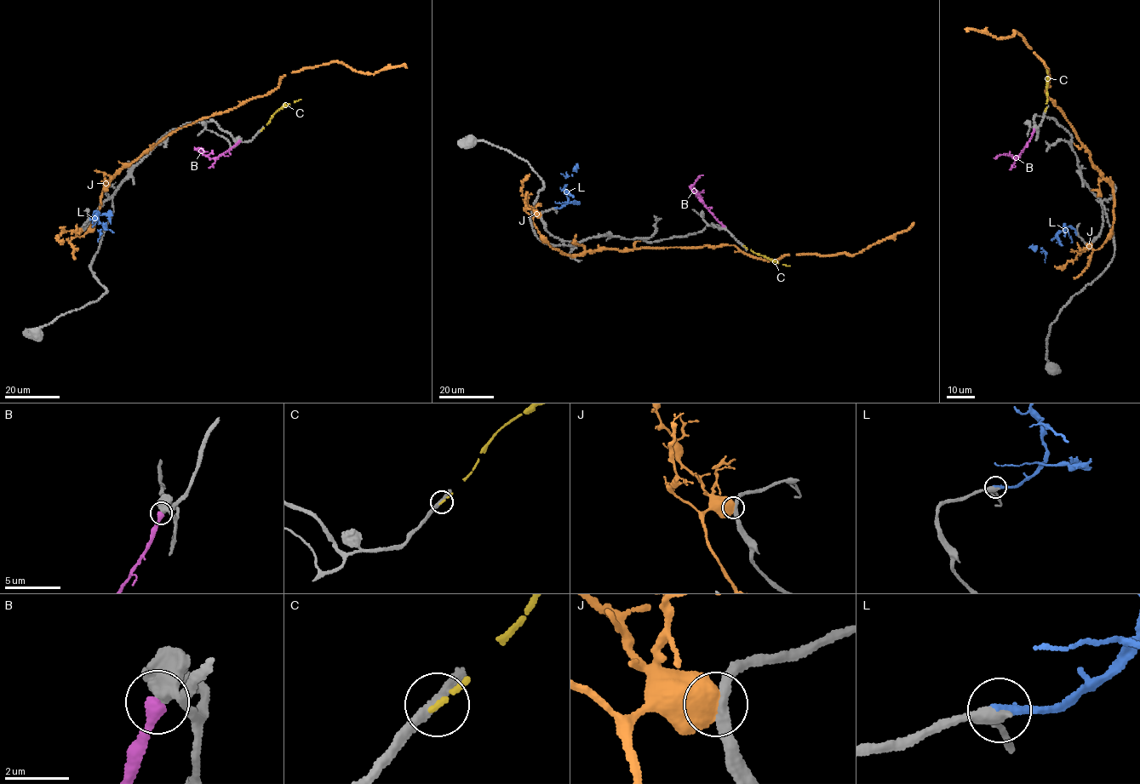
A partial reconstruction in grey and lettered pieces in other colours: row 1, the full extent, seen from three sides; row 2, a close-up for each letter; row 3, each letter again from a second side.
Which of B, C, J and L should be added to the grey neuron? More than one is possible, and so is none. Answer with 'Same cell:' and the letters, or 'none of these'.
Same cell: L

